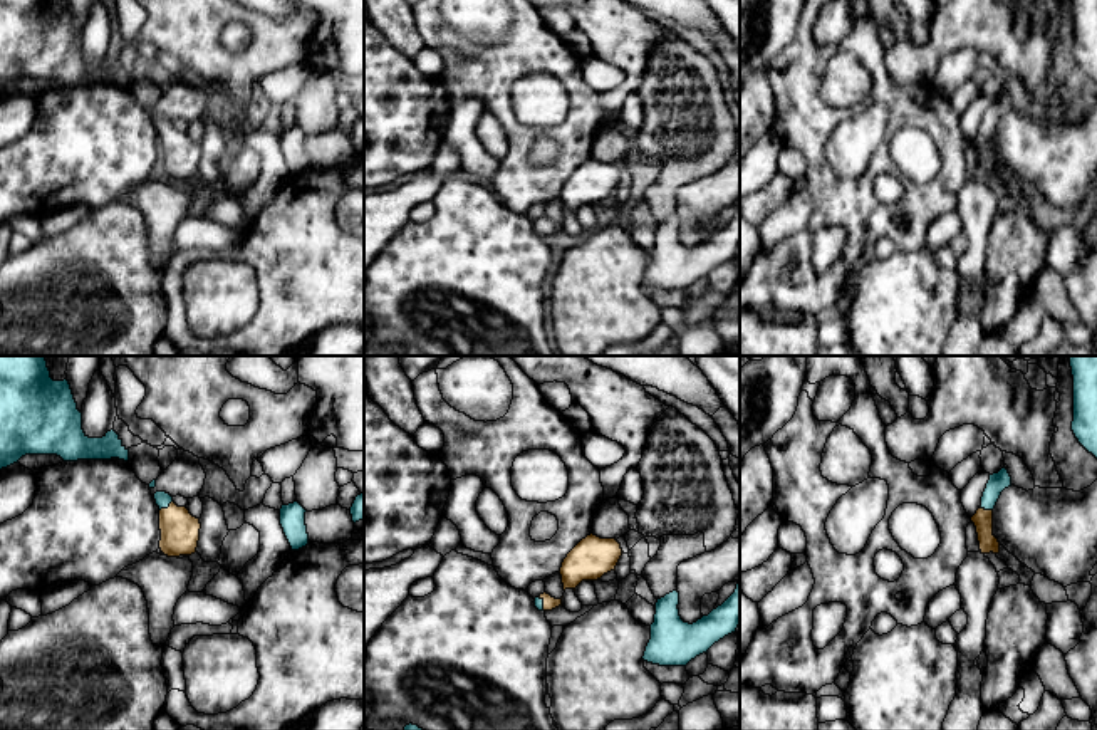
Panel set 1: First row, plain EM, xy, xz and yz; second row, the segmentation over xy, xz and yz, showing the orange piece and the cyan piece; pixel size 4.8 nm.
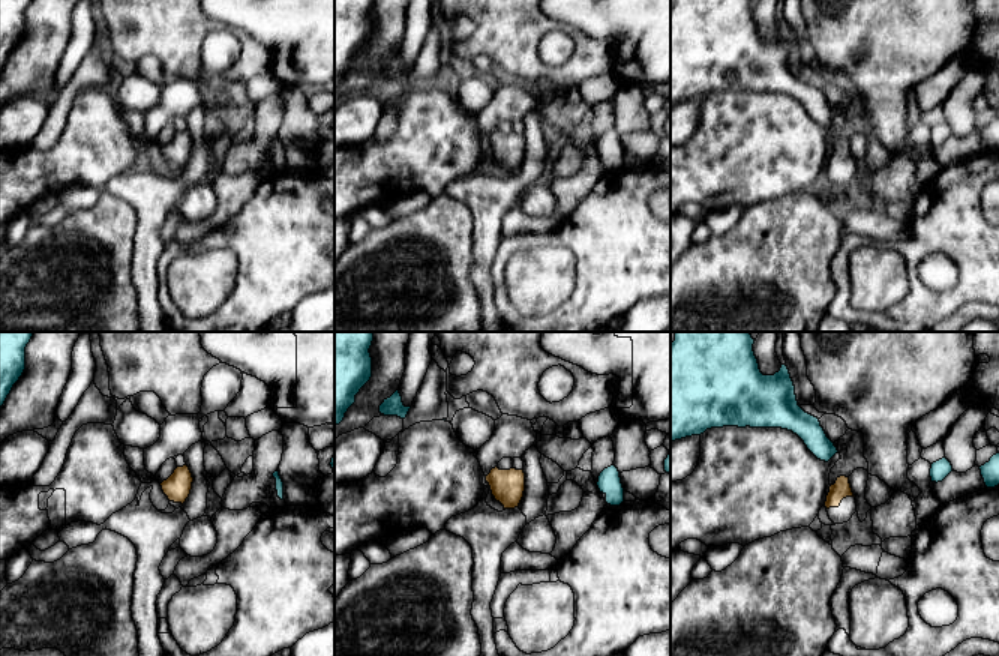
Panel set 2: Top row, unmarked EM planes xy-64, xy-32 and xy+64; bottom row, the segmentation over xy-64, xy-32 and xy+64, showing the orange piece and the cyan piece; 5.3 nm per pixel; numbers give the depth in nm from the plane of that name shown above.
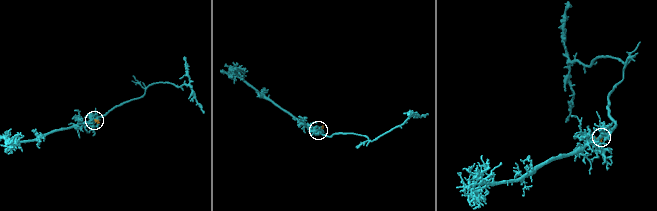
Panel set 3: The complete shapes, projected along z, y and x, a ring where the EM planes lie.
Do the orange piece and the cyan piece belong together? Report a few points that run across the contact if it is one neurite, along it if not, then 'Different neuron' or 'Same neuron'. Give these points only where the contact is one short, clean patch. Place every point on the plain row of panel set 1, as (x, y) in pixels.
Line: xy (180, 155), (168, 131), (163, 123). Same neuron

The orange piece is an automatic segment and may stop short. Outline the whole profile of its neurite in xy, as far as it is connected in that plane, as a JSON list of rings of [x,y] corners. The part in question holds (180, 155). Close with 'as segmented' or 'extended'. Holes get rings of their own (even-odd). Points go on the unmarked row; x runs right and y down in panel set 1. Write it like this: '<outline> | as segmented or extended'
[[[166,116],[154,117],[159,131],[159,173],[168,181],[191,180],[200,164],[200,143],[193,141],[186,131],[178,131]]] | extended

